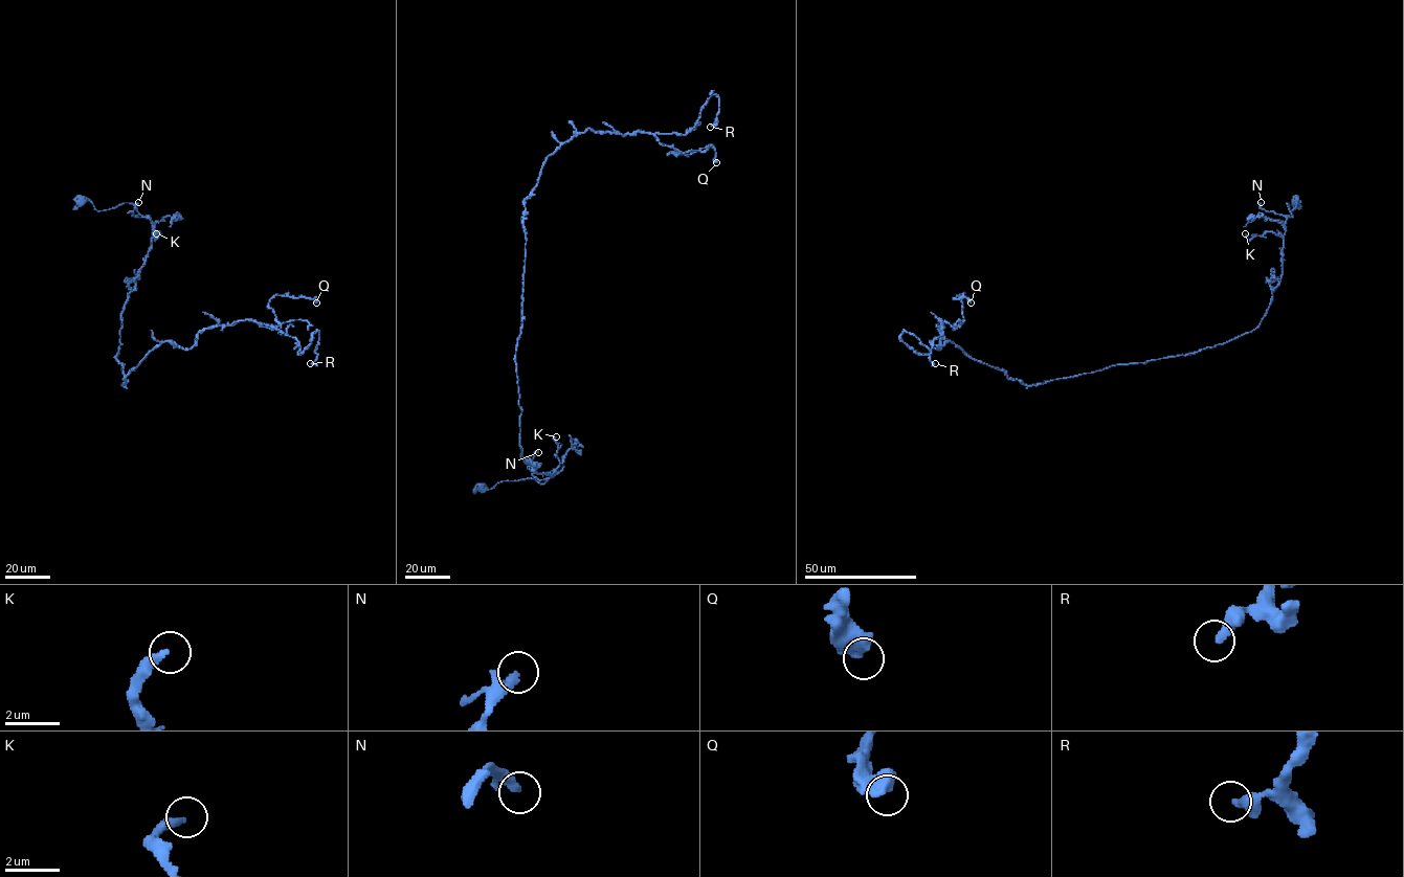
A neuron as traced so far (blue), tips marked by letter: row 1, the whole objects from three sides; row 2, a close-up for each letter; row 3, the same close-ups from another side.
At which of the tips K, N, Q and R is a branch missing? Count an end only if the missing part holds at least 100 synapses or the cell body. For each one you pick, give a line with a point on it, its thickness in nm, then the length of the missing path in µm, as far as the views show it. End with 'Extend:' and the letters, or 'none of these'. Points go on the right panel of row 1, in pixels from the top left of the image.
Extend: none of these

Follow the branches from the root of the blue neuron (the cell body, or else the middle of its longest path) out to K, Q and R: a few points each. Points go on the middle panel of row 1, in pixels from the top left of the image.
K: (480, 486), (489, 489), (500, 481), (525, 478), (544, 482), (560, 463), (554, 441), (556, 436)
Q: (480, 486), (553, 476), (521, 457), (515, 364), (543, 161), (592, 129), (716, 162)
R: (480, 486), (553, 476), (521, 457), (515, 364), (543, 161), (588, 129), (685, 134), (711, 92), (710, 127)

